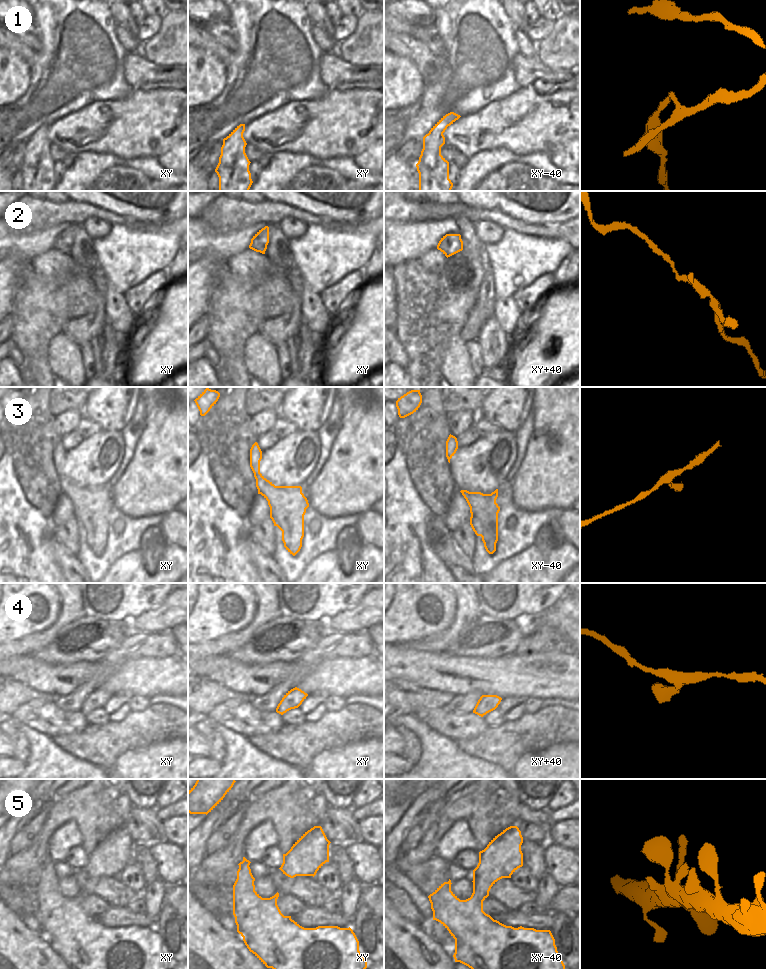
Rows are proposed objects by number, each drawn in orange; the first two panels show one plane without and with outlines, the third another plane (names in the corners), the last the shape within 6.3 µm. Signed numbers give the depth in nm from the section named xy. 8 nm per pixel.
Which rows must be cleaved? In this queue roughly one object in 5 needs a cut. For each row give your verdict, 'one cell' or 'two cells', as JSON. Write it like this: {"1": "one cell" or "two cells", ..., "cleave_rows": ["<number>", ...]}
{"1": "one cell", "2": "one cell", "3": "one cell", "4": "one cell", "5": "one cell", "cleave_rows": []}

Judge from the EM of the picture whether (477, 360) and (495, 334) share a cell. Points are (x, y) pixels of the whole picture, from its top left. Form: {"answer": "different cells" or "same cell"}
{"answer": "different cells"}

